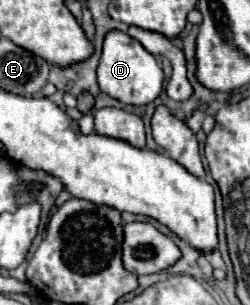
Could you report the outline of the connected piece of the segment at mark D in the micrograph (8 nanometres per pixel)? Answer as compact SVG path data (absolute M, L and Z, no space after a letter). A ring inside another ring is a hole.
M118 30L106 34L102 58L98 64L98 84L102 92L120 100L122 104L144 106L158 98L158 94L162 92L162 82L164 82L164 72L156 56L150 54L138 40Z

